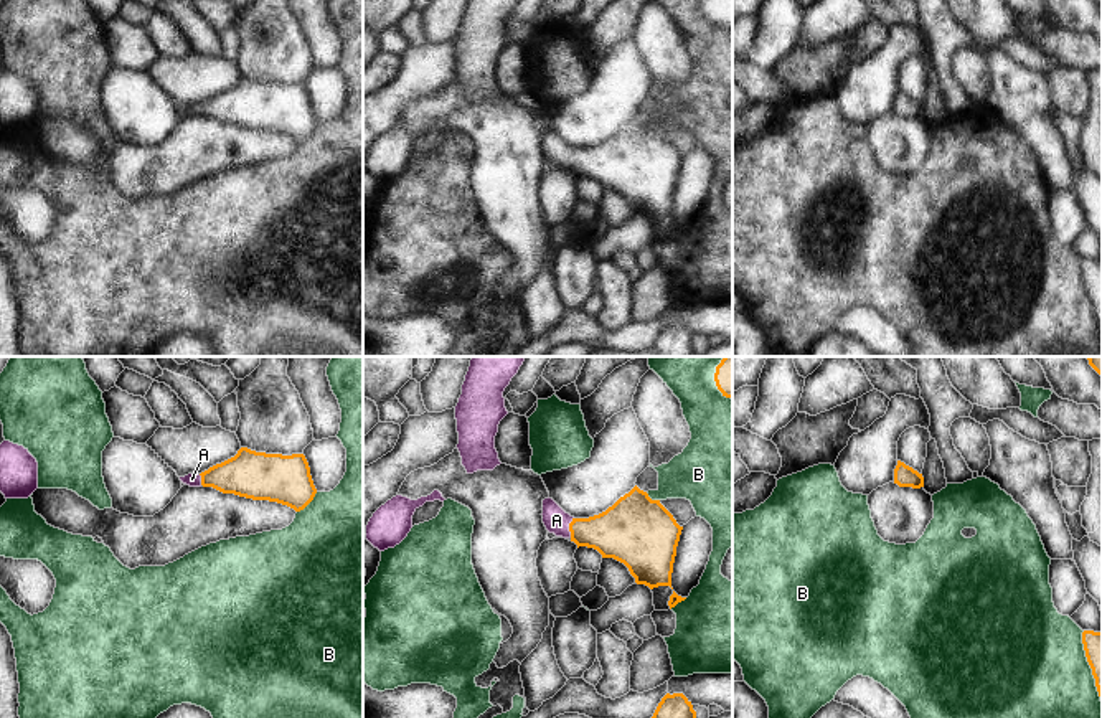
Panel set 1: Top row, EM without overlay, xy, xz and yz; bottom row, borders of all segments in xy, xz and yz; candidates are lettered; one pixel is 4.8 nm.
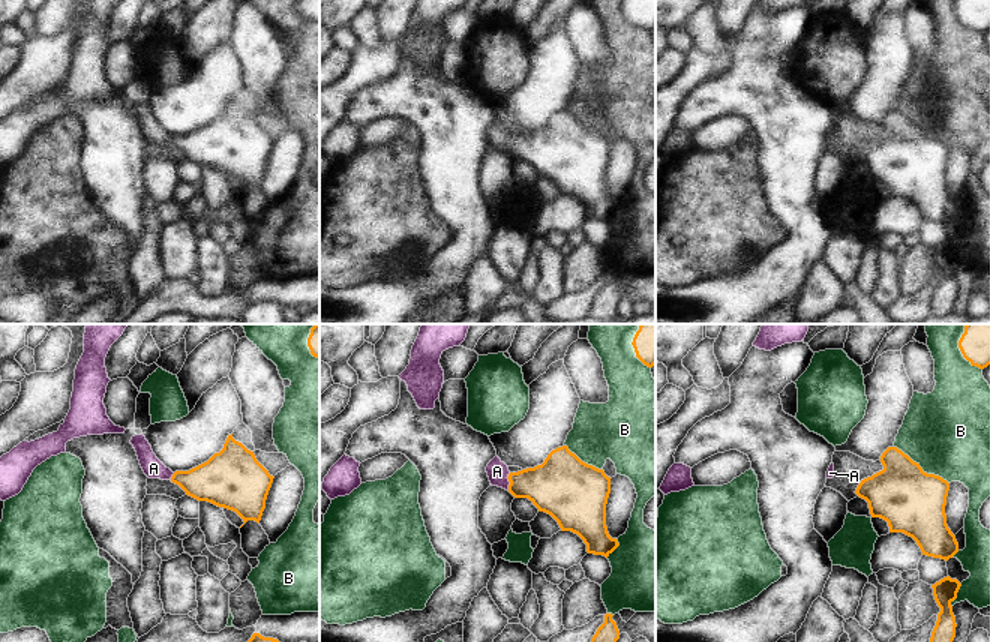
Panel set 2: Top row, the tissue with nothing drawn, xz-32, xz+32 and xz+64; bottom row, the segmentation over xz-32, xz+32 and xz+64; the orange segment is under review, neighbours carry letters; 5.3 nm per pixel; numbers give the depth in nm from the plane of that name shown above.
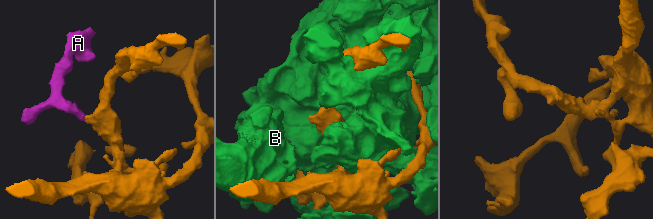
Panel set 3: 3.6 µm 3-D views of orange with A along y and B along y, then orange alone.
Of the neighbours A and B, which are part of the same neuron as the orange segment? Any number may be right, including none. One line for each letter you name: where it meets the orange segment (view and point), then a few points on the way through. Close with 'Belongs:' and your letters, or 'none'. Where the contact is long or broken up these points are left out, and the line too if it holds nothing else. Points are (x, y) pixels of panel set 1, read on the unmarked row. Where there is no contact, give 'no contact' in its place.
A: contact xz (569, 157); way xz (621, 162), (583, 162), (569, 157), (556, 151)
Belongs: A

